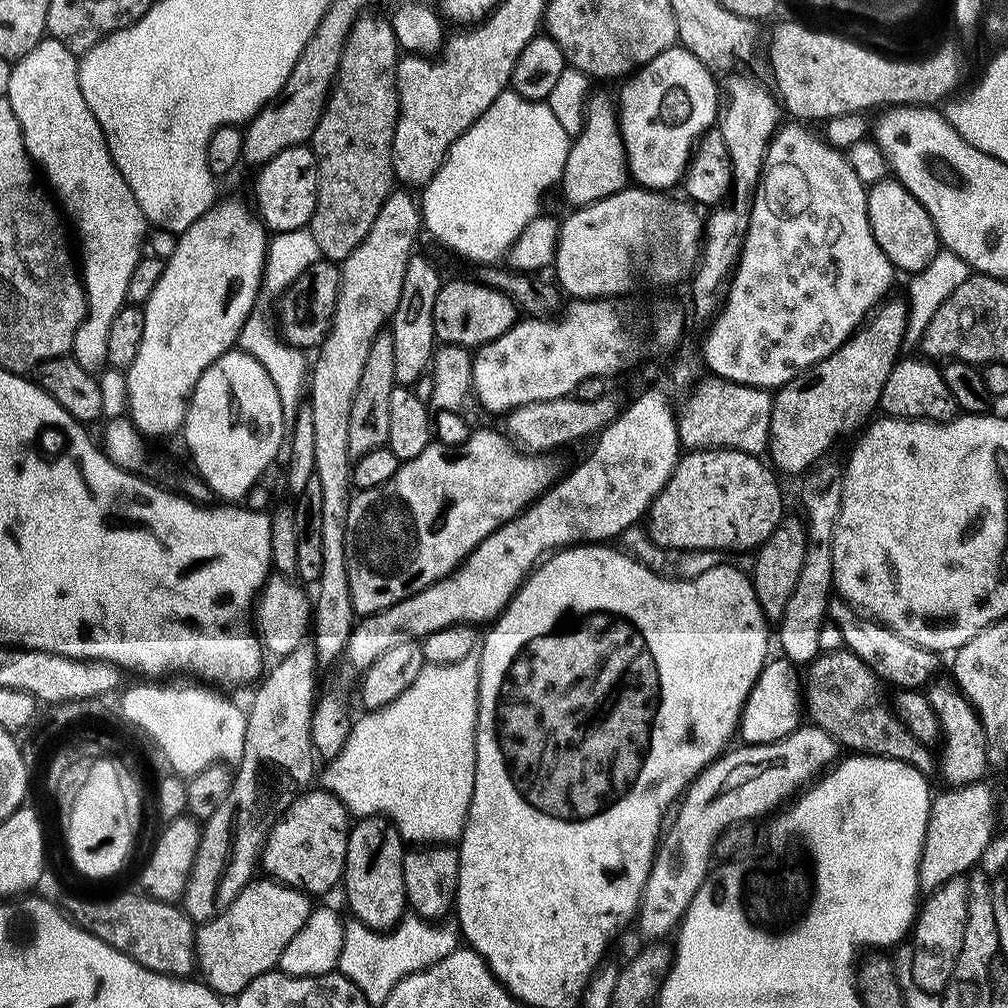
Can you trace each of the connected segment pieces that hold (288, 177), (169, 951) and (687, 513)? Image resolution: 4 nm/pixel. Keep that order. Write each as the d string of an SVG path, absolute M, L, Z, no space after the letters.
M308 144L290 146L282 154L274 154L270 162L259 165L256 185L252 192L256 195L254 211L260 217L269 233L299 232L307 229L312 222L318 198L318 170L316 159Z
M125 891L120 900L110 905L93 907L75 903L73 908L79 920L104 936L107 944L134 958L134 962L163 976L188 978L193 975L196 968L196 928L183 907L168 904L165 900L154 900L147 894L140 901Z
M729 448L685 451L677 460L668 484L653 498L652 505L648 507L646 527L650 538L654 538L654 542L666 550L688 548L684 550L695 550L700 554L724 552L727 548L733 548L736 552L759 548L786 516L784 496L780 493L779 482L776 481L777 473L760 460L763 459L759 455Z

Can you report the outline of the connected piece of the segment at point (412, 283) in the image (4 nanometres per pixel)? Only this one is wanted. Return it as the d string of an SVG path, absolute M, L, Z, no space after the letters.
M419 254L408 257L406 278L402 278L402 294L390 318L390 331L394 338L394 378L397 385L415 385L415 380L423 372L425 375L429 371L434 345L437 343L434 334L434 298L438 298L441 283L442 277L436 273L435 266L426 257Z

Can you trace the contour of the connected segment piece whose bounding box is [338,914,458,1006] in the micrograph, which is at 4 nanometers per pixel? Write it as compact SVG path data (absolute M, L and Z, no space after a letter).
M415 914L405 915L395 928L386 932L376 932L359 922L345 923L338 971L362 990L372 1006L379 1006L386 1002L390 990L394 990L402 978L434 966L434 962L442 962L442 958L456 951L458 932L452 928L447 928L444 922L429 922Z

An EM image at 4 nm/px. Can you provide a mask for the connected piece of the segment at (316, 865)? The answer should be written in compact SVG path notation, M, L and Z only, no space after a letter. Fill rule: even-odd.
M309 790L284 811L268 832L262 868L273 880L313 897L328 892L344 879L350 813L333 792ZM313 892L313 893L312 893Z

